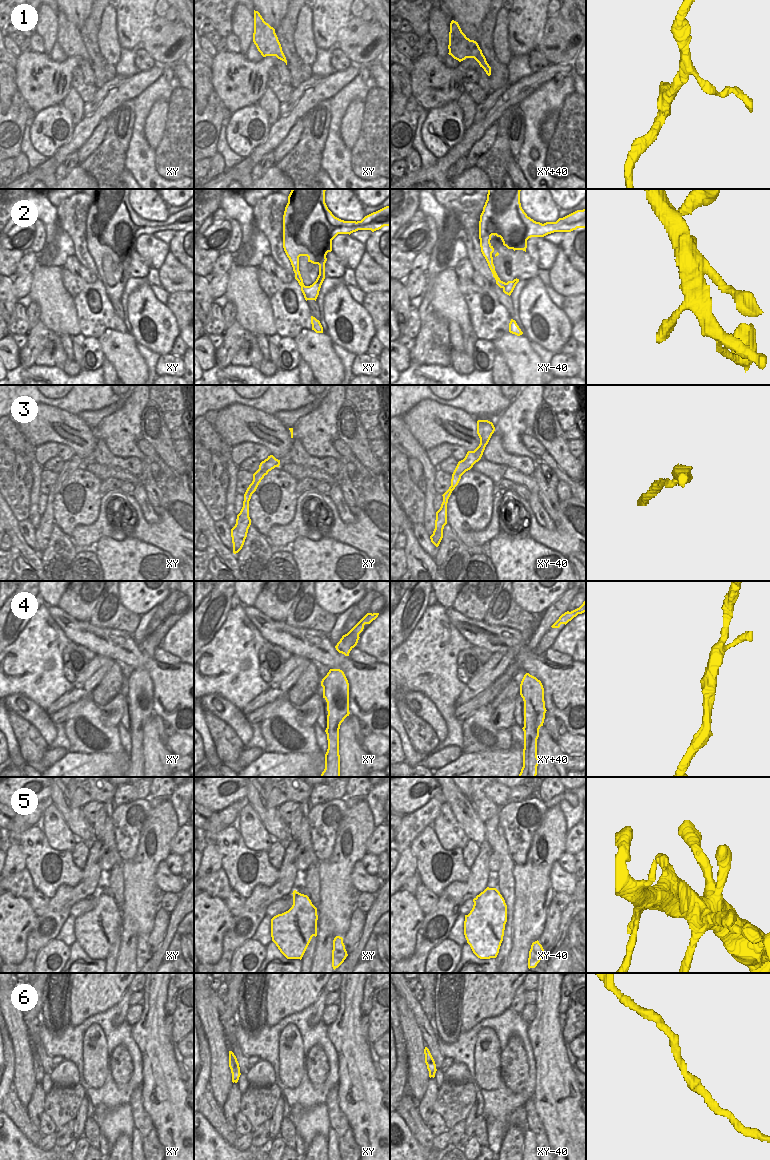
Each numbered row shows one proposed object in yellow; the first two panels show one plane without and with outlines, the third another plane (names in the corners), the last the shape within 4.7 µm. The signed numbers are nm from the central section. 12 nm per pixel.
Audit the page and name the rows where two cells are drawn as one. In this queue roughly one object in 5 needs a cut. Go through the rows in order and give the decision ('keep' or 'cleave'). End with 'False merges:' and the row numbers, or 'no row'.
1: keep
2: keep
3: keep
4: cleave
5: keep
6: keep
False merges: 4

